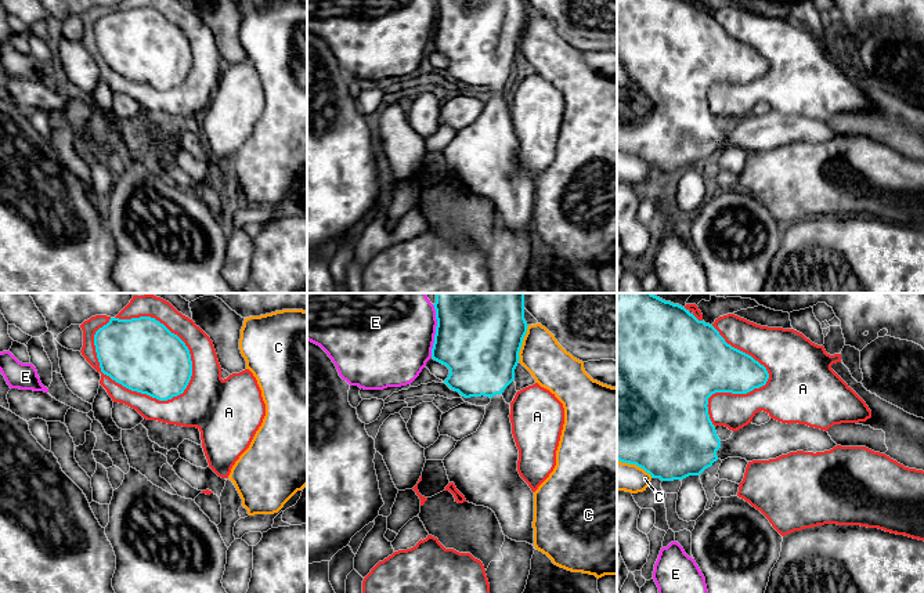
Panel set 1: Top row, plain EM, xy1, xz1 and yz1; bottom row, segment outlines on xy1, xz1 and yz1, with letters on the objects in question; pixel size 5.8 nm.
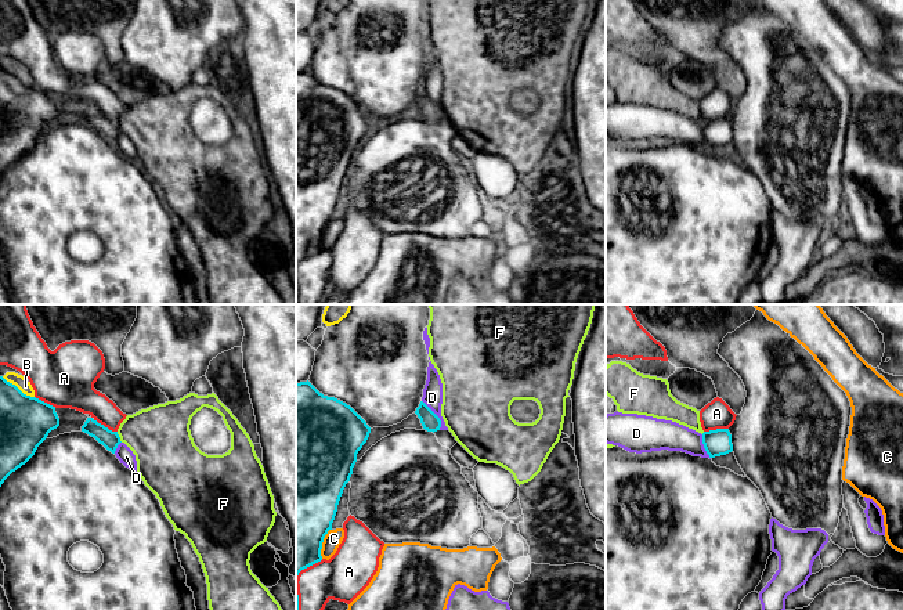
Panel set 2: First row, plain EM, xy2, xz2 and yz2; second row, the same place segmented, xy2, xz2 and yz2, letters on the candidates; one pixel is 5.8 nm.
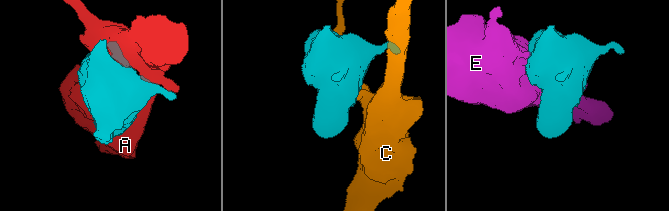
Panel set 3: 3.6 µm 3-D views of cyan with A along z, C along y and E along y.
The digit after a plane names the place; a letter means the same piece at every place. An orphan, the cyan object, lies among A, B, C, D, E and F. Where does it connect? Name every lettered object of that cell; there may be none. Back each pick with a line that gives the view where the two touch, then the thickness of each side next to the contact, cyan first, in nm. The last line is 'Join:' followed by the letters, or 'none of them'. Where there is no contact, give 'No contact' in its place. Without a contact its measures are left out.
Join: none of them

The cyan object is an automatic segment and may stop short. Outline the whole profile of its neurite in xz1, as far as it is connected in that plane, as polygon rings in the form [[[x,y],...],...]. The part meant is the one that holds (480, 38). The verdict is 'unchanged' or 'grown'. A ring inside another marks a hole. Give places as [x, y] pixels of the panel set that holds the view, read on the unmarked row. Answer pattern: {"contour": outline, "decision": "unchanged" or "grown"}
{"contour": [[[436,0],[436,10],[432,48],[450,59],[444,73],[465,88],[491,88],[477,122],[458,131],[444,148],[448,170],[466,192],[491,199],[505,227],[534,236],[534,182],[517,162],[519,140],[512,124],[510,95],[502,87],[515,70],[527,23],[524,0]]], "decision": "grown"}

